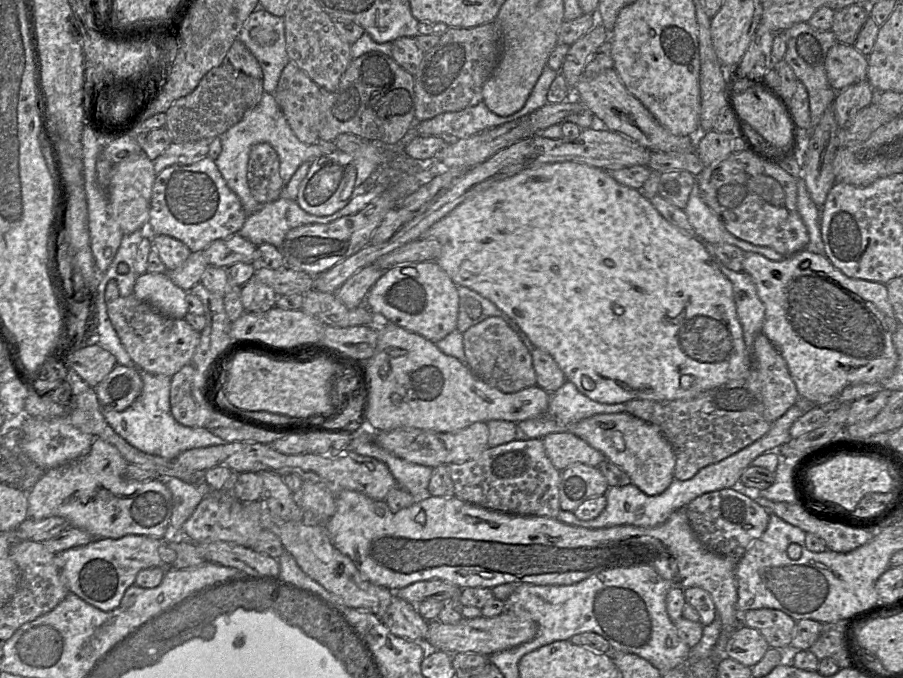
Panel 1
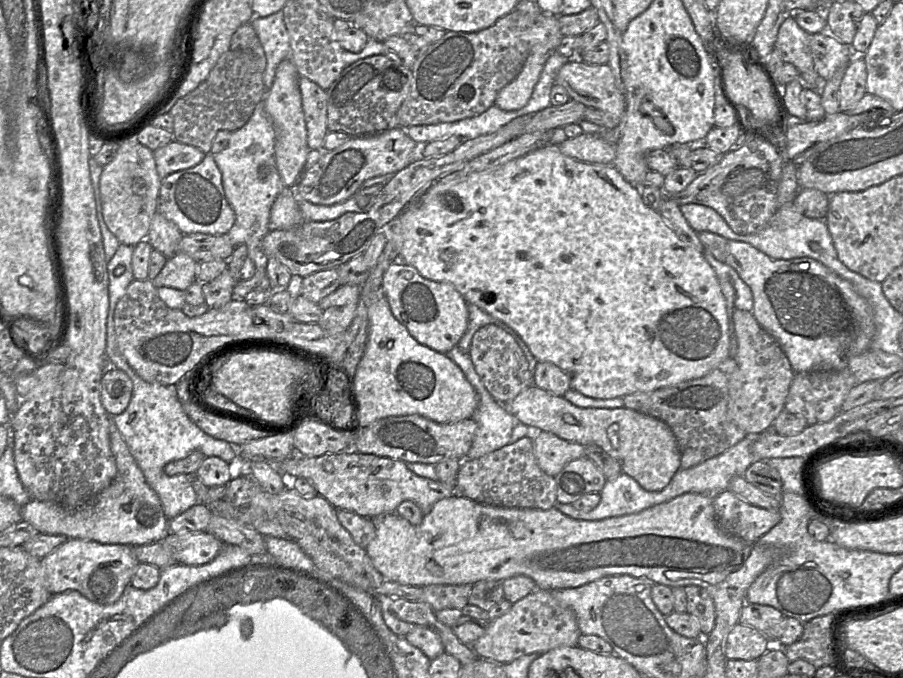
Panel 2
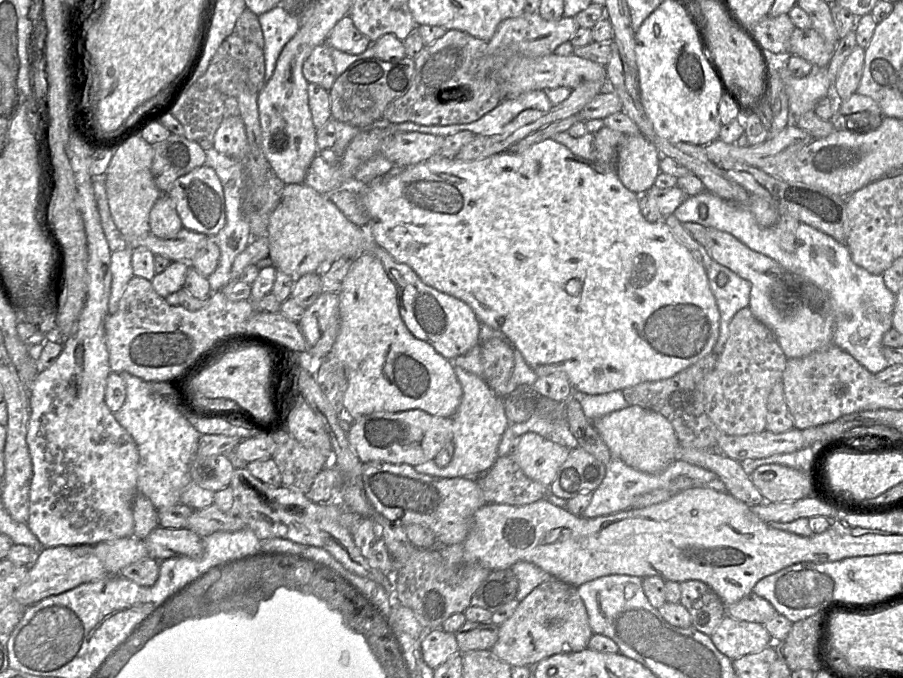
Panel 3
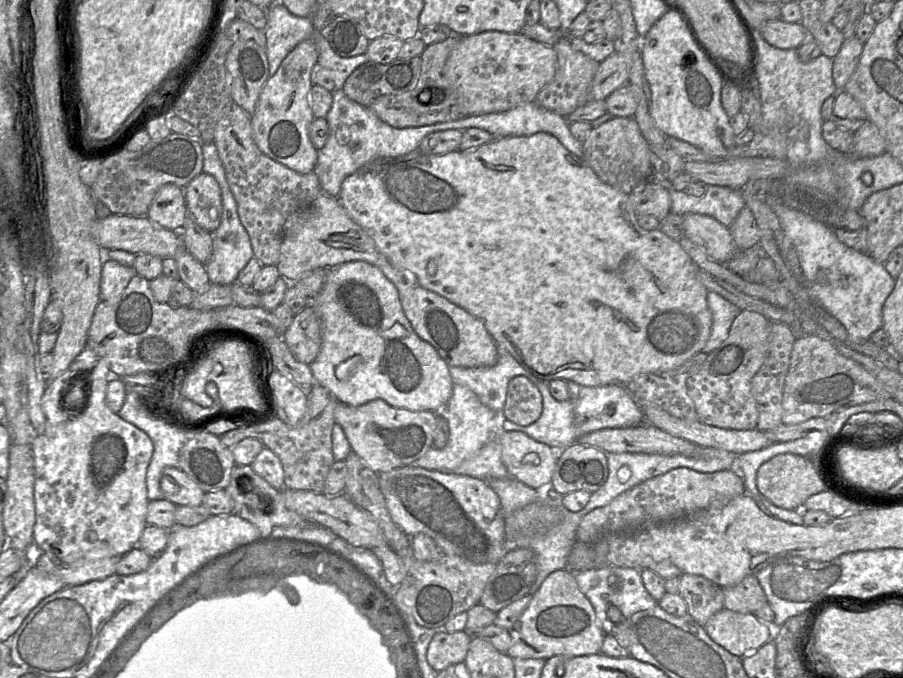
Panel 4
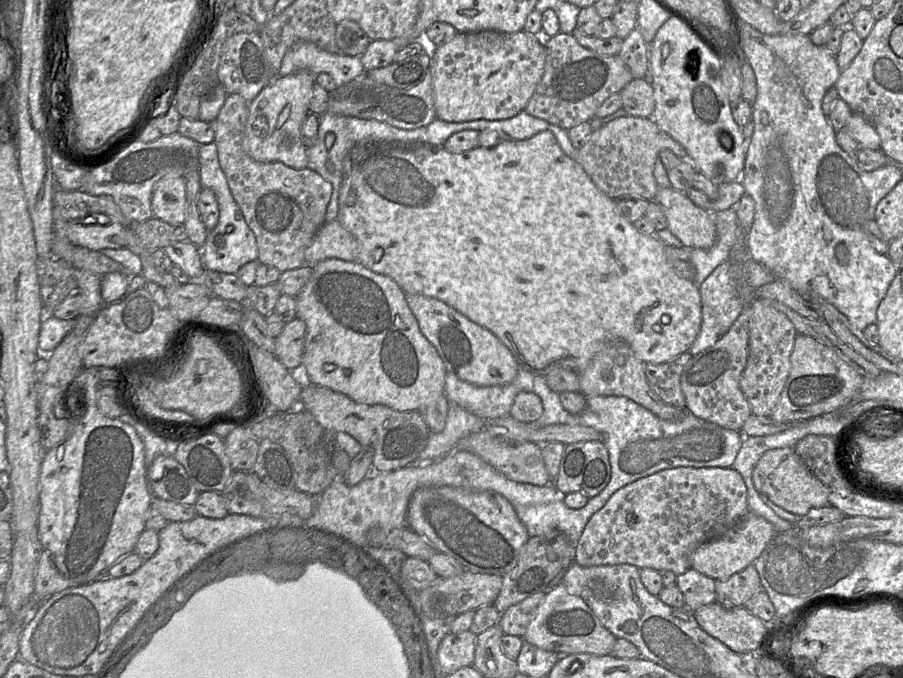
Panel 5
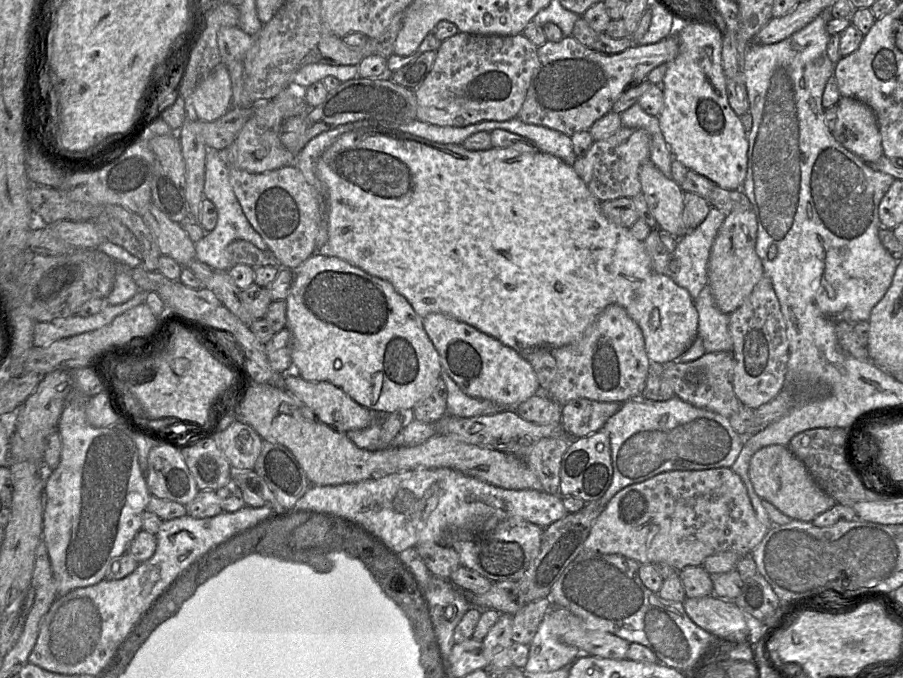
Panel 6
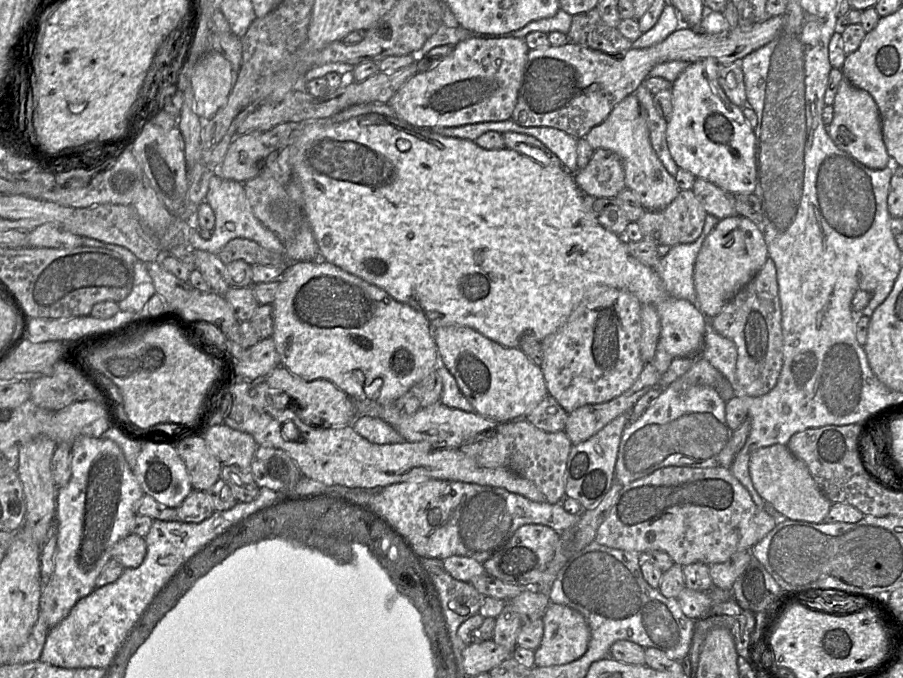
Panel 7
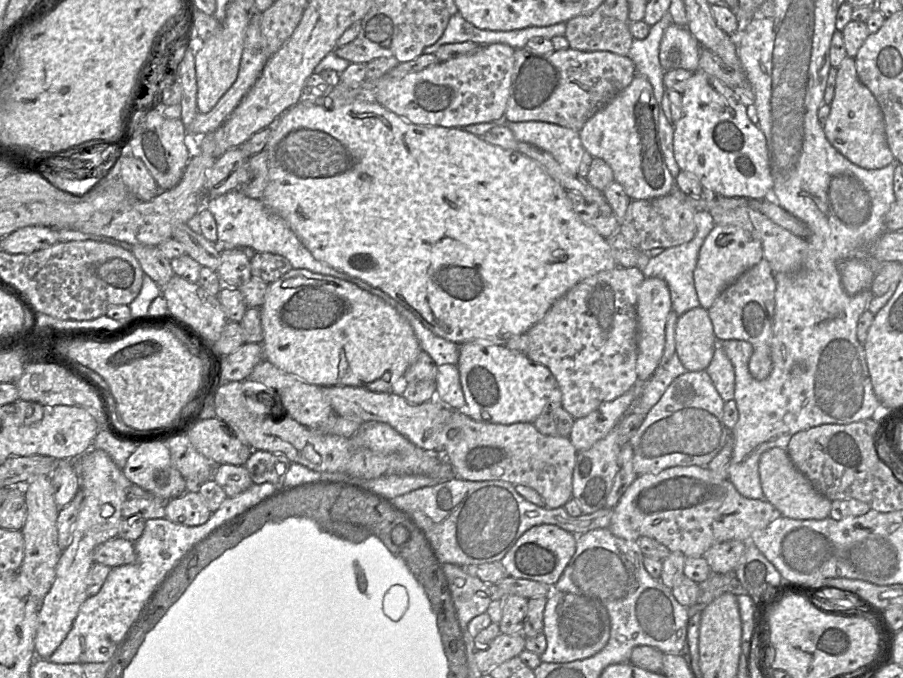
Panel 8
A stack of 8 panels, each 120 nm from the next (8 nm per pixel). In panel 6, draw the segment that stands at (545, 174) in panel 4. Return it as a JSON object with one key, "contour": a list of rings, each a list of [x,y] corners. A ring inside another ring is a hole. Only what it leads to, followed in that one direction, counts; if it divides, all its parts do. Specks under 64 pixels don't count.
{"contour":[[[383,126],[379,127],[362,127],[349,132],[346,132],[339,136],[336,141],[329,146],[319,157],[316,164],[316,174],[323,185],[323,197],[325,198],[326,215],[328,223],[328,242],[325,252],[328,254],[341,258],[353,266],[356,266],[366,273],[382,278],[390,282],[394,288],[403,295],[416,313],[424,318],[430,313],[443,313],[458,319],[464,323],[470,324],[478,330],[496,338],[504,345],[507,345],[517,351],[521,356],[527,358],[530,354],[536,351],[552,350],[554,348],[562,347],[571,344],[579,340],[584,334],[589,325],[597,318],[597,316],[611,304],[618,304],[622,306],[629,316],[638,324],[641,328],[644,341],[645,350],[648,358],[652,364],[665,364],[668,362],[676,361],[689,347],[693,344],[698,337],[698,324],[699,316],[695,307],[695,302],[690,296],[689,292],[677,285],[674,280],[665,274],[658,274],[651,268],[649,256],[645,250],[643,242],[637,240],[628,228],[621,227],[610,220],[608,220],[601,212],[600,201],[597,200],[589,191],[585,183],[578,177],[572,166],[567,165],[557,157],[544,153],[539,150],[534,152],[525,152],[521,149],[511,147],[492,147],[489,150],[471,151],[465,149],[460,144],[441,144],[432,142],[418,136],[414,136],[409,133],[401,132],[398,129],[389,129]]]}

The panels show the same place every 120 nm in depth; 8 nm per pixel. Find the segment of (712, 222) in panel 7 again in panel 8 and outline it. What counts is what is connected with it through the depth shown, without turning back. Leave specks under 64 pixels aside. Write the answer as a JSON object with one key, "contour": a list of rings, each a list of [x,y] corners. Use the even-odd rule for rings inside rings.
{"contour":[[[698,211],[694,214],[696,224],[696,234],[694,238],[678,246],[664,249],[664,251],[654,258],[650,258],[643,270],[646,277],[657,277],[666,282],[671,296],[671,307],[678,316],[700,306],[697,292],[694,285],[694,270],[697,264],[699,250],[710,231],[715,226],[713,217],[707,211]]]}

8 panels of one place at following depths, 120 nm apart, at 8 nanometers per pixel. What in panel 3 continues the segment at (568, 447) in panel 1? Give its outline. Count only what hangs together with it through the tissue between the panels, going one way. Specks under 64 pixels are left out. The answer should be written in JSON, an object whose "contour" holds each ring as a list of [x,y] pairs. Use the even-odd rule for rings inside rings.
{"contour":[[[527,432],[517,438],[511,455],[527,477],[549,487],[569,452],[565,446]]]}

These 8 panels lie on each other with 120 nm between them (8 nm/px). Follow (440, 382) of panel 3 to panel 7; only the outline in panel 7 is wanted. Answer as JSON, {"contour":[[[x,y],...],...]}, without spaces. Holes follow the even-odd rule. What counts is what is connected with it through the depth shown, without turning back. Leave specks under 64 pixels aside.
{"contour":[[[316,259],[289,263],[288,268],[279,278],[279,285],[272,303],[272,308],[273,334],[271,337],[274,340],[276,351],[280,357],[280,365],[305,381],[327,379],[353,400],[368,399],[380,404],[392,404],[399,397],[408,393],[413,385],[423,380],[432,370],[437,369],[439,365],[438,349],[432,336],[433,329],[420,312],[408,304],[395,300],[383,289],[325,260]]]}

